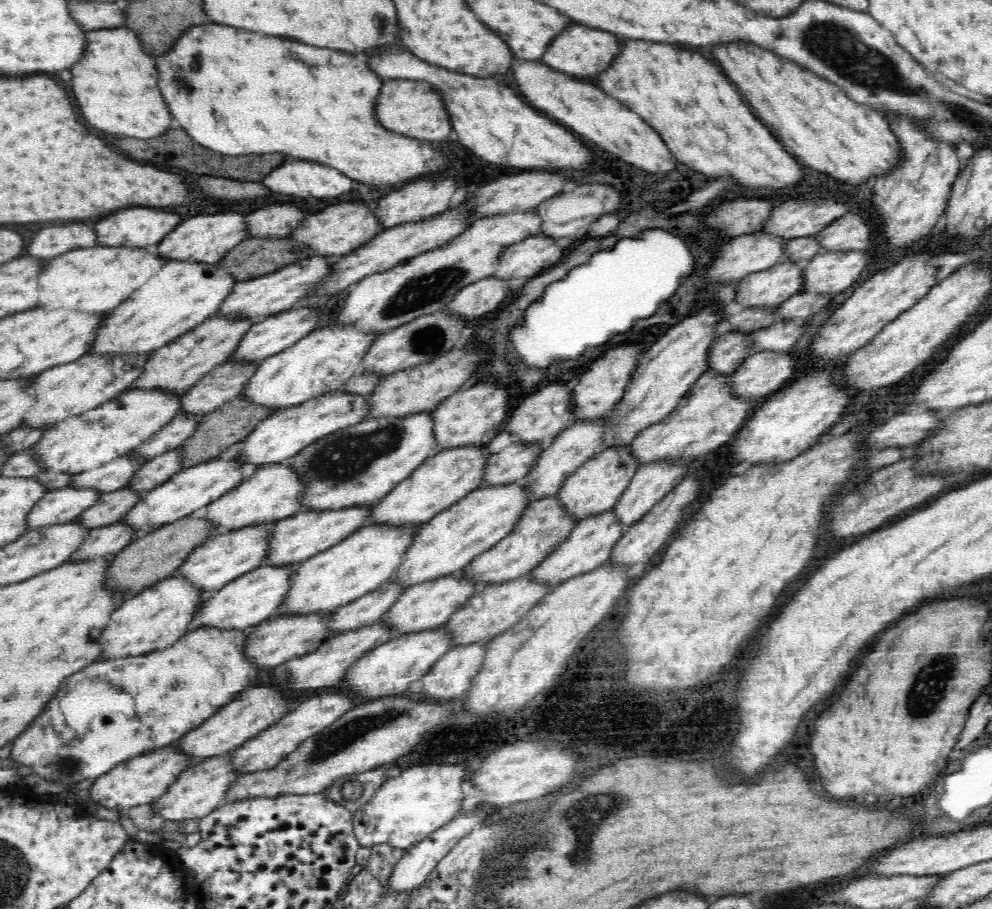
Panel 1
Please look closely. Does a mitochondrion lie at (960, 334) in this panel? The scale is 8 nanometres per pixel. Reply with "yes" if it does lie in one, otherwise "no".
no

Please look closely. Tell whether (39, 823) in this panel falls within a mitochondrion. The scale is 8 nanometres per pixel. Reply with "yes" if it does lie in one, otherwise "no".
no

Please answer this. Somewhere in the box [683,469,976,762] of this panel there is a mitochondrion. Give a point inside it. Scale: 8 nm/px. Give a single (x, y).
(929, 686)

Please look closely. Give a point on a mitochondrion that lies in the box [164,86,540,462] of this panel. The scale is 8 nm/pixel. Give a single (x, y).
(427, 289)

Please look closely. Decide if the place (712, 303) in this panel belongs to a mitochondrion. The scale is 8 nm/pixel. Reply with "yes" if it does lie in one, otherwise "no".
no

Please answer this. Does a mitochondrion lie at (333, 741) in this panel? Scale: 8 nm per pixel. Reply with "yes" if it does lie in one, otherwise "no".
yes

